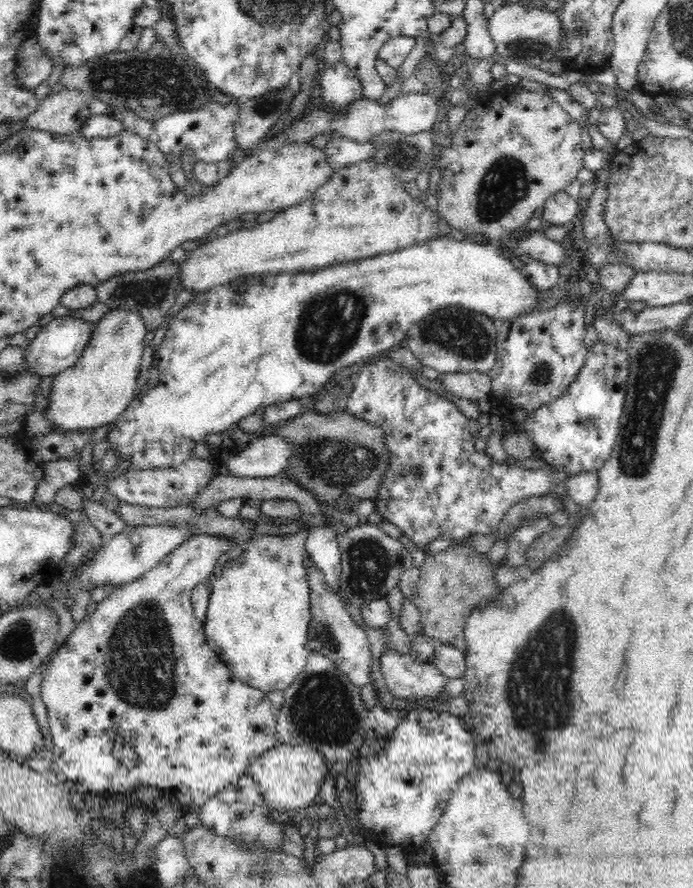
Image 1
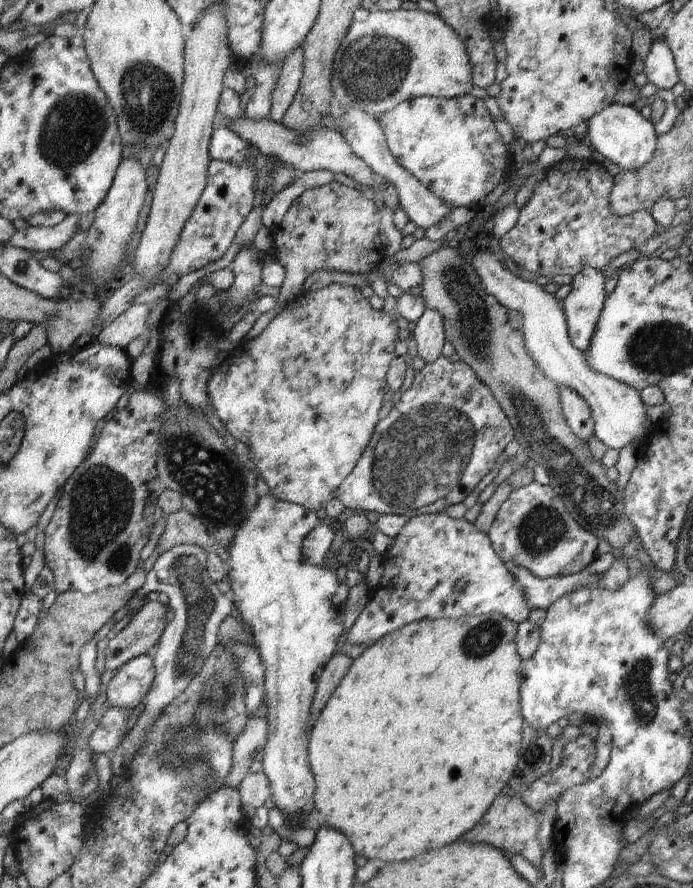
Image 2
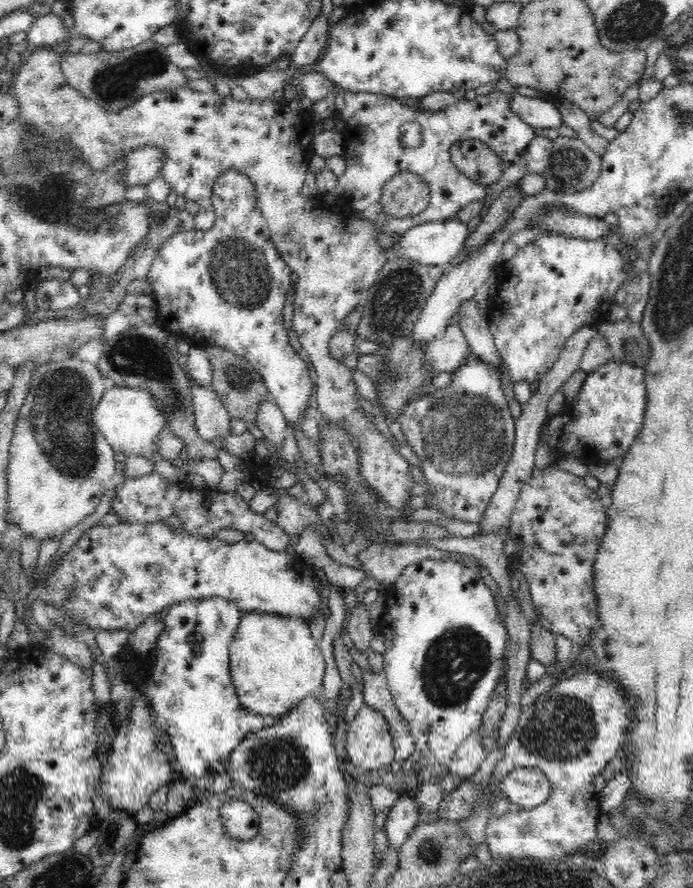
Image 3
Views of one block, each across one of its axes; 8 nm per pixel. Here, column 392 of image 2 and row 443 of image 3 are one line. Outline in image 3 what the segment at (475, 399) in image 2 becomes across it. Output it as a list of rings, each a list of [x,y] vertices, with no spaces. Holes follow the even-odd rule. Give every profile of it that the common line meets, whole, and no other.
[[[470,352],[465,364],[460,365],[453,374],[450,384],[445,388],[422,395],[420,399],[408,403],[399,412],[397,421],[424,473],[421,491],[429,490],[433,494],[427,506],[441,510],[452,520],[480,524],[512,456],[515,420],[504,396],[501,372],[492,363],[484,362]]]

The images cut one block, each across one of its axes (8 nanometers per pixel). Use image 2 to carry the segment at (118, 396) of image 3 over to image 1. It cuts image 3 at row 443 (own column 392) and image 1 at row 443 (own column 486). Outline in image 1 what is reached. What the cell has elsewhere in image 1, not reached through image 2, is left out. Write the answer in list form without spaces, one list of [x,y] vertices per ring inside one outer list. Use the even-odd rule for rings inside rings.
[[[432,238],[424,240],[422,244],[412,244],[395,252],[388,252],[374,256],[370,259],[357,260],[354,263],[345,263],[327,267],[313,272],[300,272],[296,274],[282,272],[281,274],[254,275],[246,278],[246,282],[238,284],[232,281],[229,284],[212,287],[209,291],[194,294],[192,300],[169,321],[165,337],[159,346],[156,356],[159,359],[160,382],[154,389],[148,389],[142,396],[136,397],[128,405],[128,408],[114,422],[115,427],[106,436],[109,448],[116,451],[120,456],[118,462],[122,463],[122,470],[147,469],[147,468],[172,468],[180,466],[185,460],[194,456],[194,447],[197,442],[204,442],[209,434],[218,434],[238,424],[242,418],[248,418],[256,414],[258,410],[266,408],[278,402],[288,400],[300,400],[304,396],[316,394],[324,388],[324,384],[342,368],[354,366],[370,356],[376,356],[382,350],[390,350],[401,346],[406,338],[406,333],[412,324],[420,322],[430,316],[432,312],[438,312],[440,308],[450,306],[461,307],[478,313],[483,313],[498,325],[500,322],[518,319],[521,315],[527,315],[538,304],[539,290],[536,289],[521,270],[512,264],[505,251],[499,250],[496,244],[489,241],[463,240],[456,241],[452,238]]]

